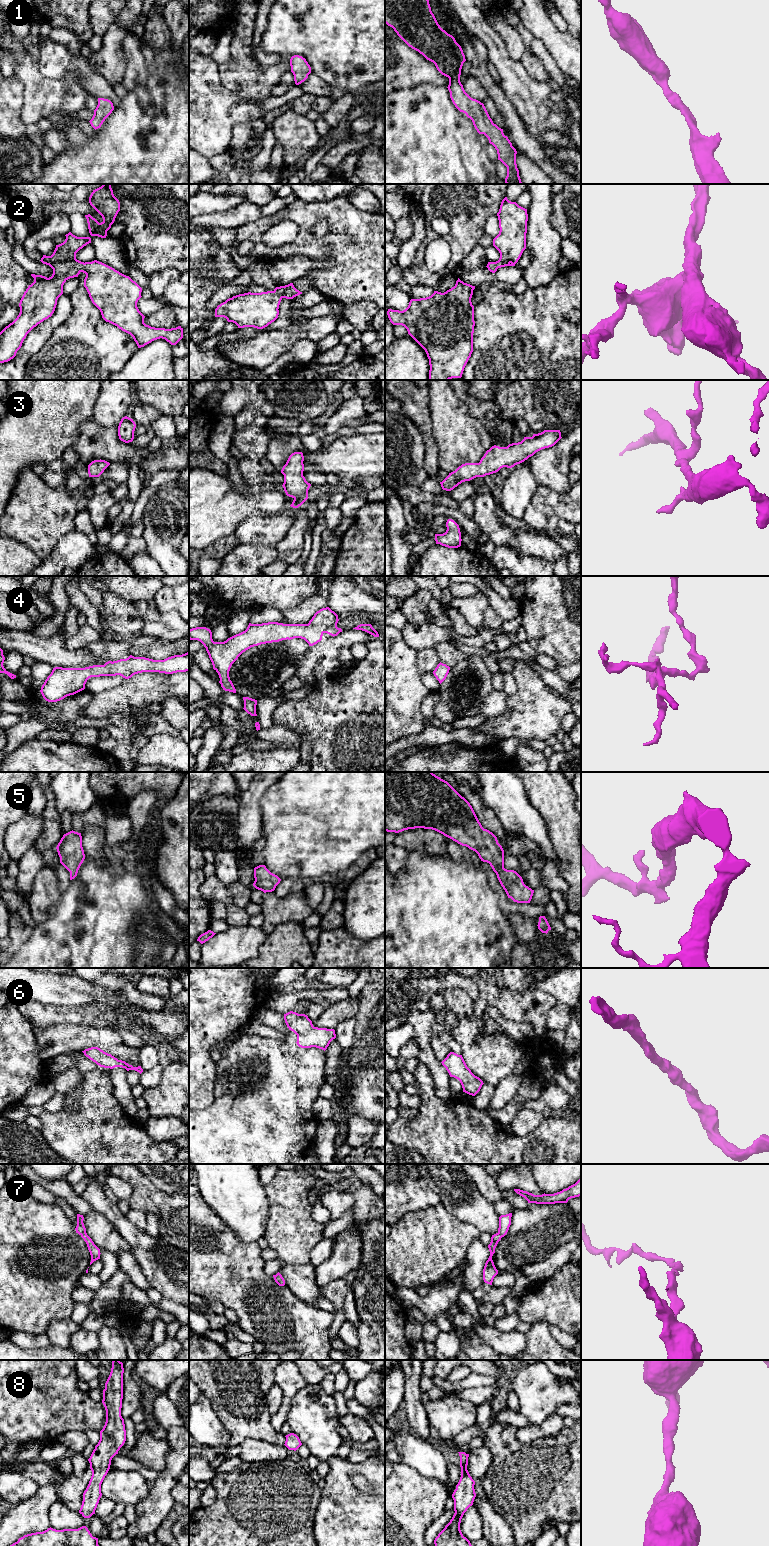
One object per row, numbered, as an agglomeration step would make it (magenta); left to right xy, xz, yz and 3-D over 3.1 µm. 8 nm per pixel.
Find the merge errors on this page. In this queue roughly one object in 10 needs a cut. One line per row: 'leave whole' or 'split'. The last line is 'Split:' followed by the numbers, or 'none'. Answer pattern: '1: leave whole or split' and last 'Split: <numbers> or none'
1: leave whole
2: leave whole
3: leave whole
4: leave whole
5: leave whole
6: leave whole
7: leave whole
8: leave whole
Split: none

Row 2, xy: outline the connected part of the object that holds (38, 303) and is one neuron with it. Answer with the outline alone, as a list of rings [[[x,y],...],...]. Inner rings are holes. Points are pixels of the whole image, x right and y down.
[[[71,232],[65,235],[63,243],[56,245],[51,256],[43,255],[41,262],[53,269],[51,277],[31,274],[34,282],[24,292],[20,303],[20,313],[17,318],[0,332],[0,363],[8,362],[16,356],[27,334],[38,324],[52,316],[55,311],[57,300],[63,294],[64,283],[83,272],[86,274],[84,287],[86,288],[92,303],[100,310],[102,318],[122,331],[130,334],[138,348],[144,347],[157,339],[165,339],[171,345],[176,345],[183,338],[183,328],[165,329],[155,328],[144,323],[145,316],[137,307],[138,300],[142,297],[142,288],[114,268],[94,260],[81,262],[76,259],[76,253],[87,244],[91,243],[90,237],[77,237]]]

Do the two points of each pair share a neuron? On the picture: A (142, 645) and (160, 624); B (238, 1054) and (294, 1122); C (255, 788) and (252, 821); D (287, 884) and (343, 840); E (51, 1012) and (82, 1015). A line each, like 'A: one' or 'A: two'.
A: two
B: one
C: one
D: two
E: one

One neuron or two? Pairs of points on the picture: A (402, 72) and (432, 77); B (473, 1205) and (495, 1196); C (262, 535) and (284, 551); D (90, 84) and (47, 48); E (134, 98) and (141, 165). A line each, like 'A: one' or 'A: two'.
A: one
B: two
C: two
D: one
E: one

